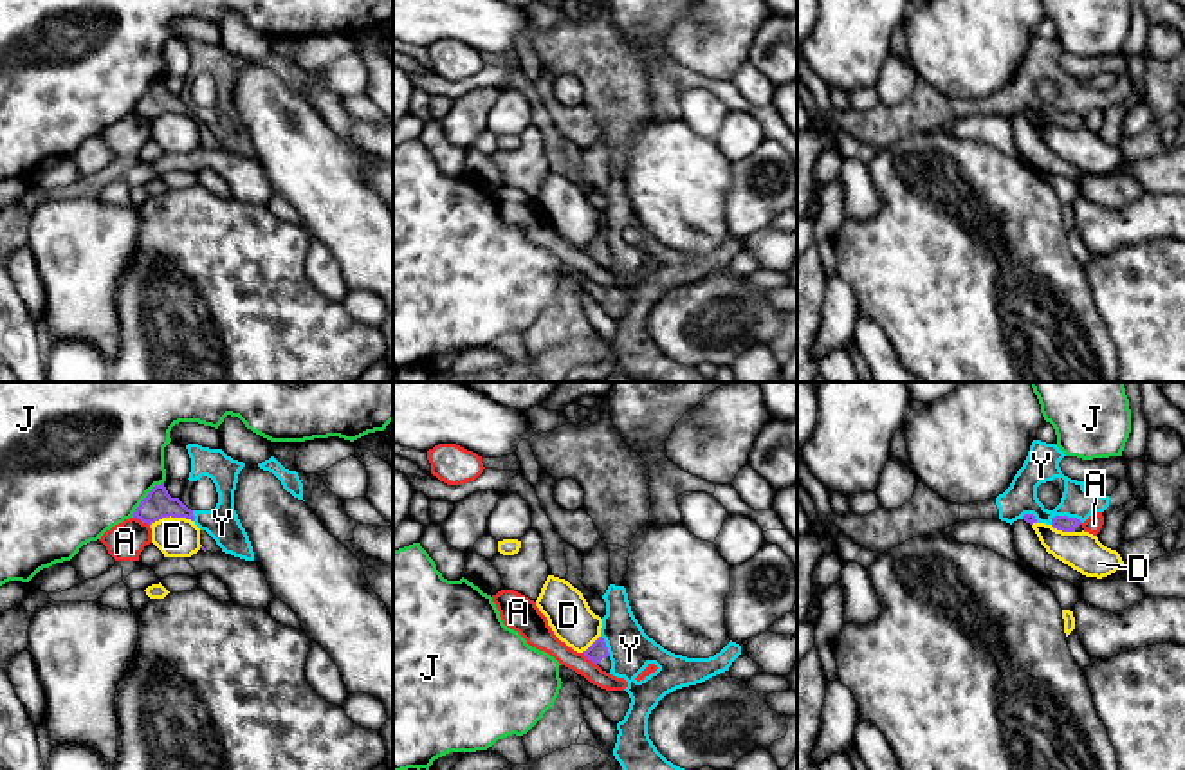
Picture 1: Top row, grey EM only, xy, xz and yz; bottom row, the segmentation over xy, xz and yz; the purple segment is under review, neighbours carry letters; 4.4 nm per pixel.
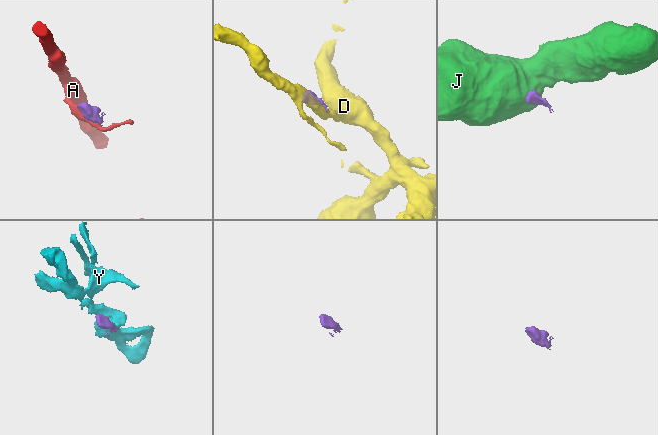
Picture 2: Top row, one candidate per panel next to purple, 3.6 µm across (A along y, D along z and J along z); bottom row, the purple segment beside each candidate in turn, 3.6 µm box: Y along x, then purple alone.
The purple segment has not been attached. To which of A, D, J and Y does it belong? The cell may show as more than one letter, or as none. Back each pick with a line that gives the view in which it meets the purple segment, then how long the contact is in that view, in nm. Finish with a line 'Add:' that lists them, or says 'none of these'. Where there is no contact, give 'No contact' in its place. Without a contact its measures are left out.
Add: none of these

